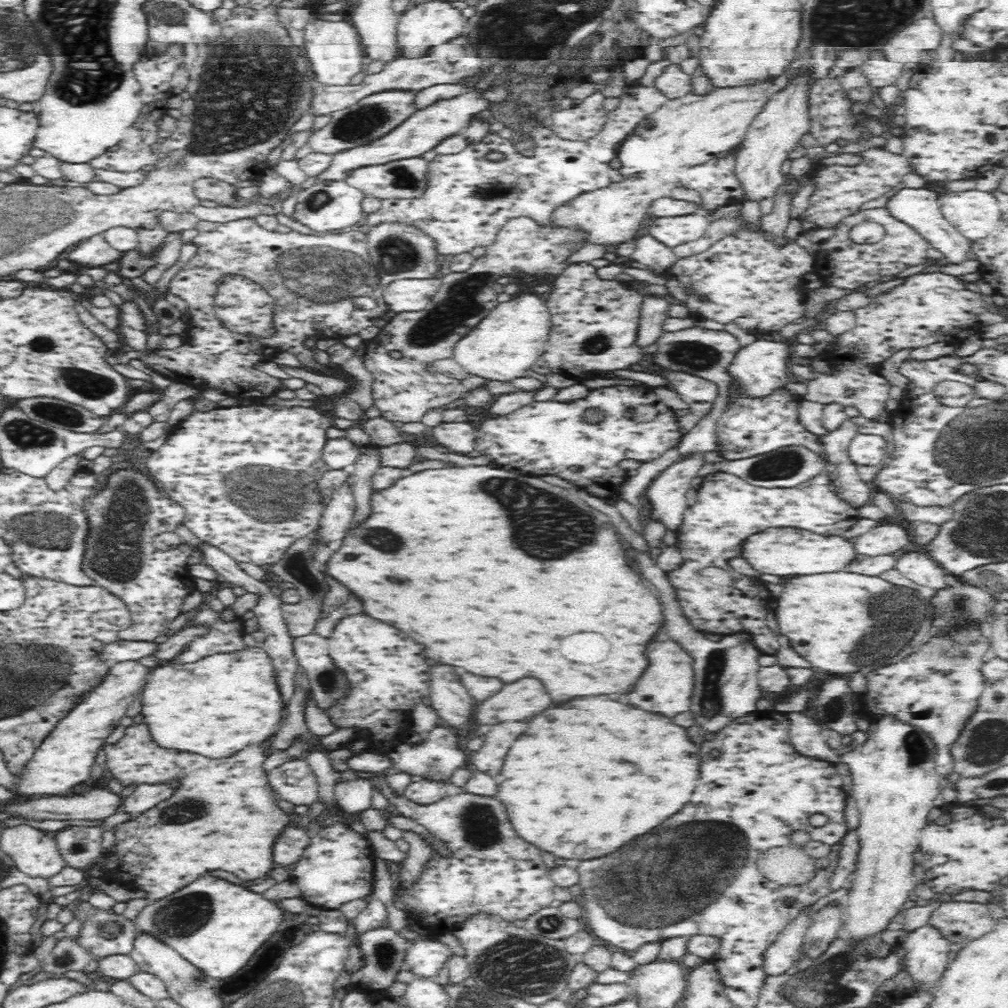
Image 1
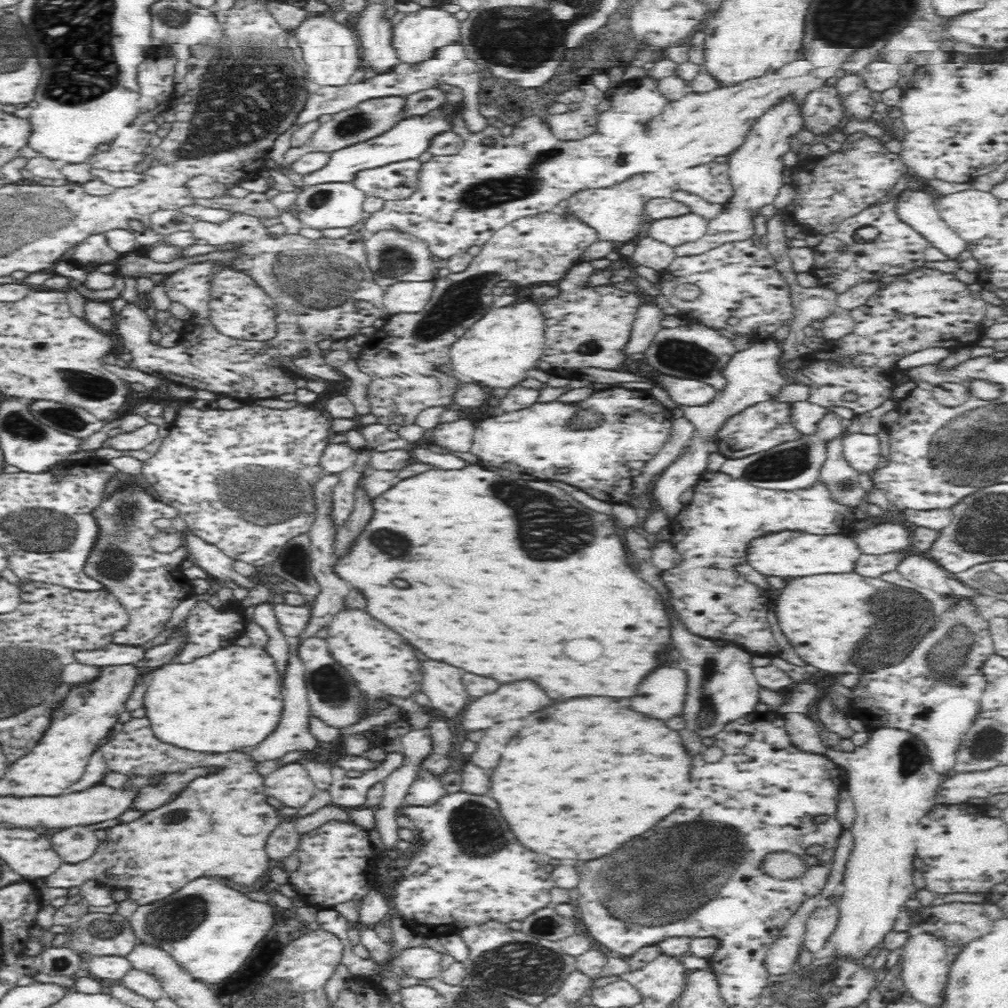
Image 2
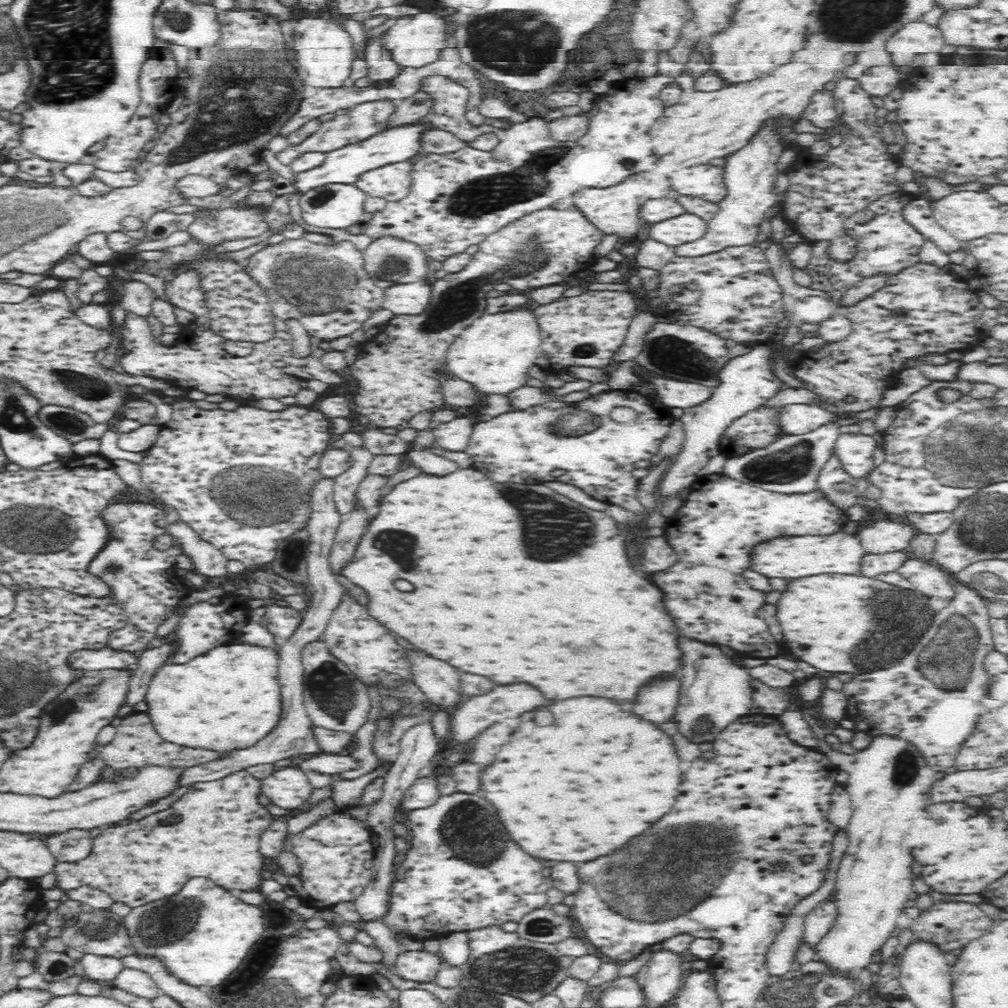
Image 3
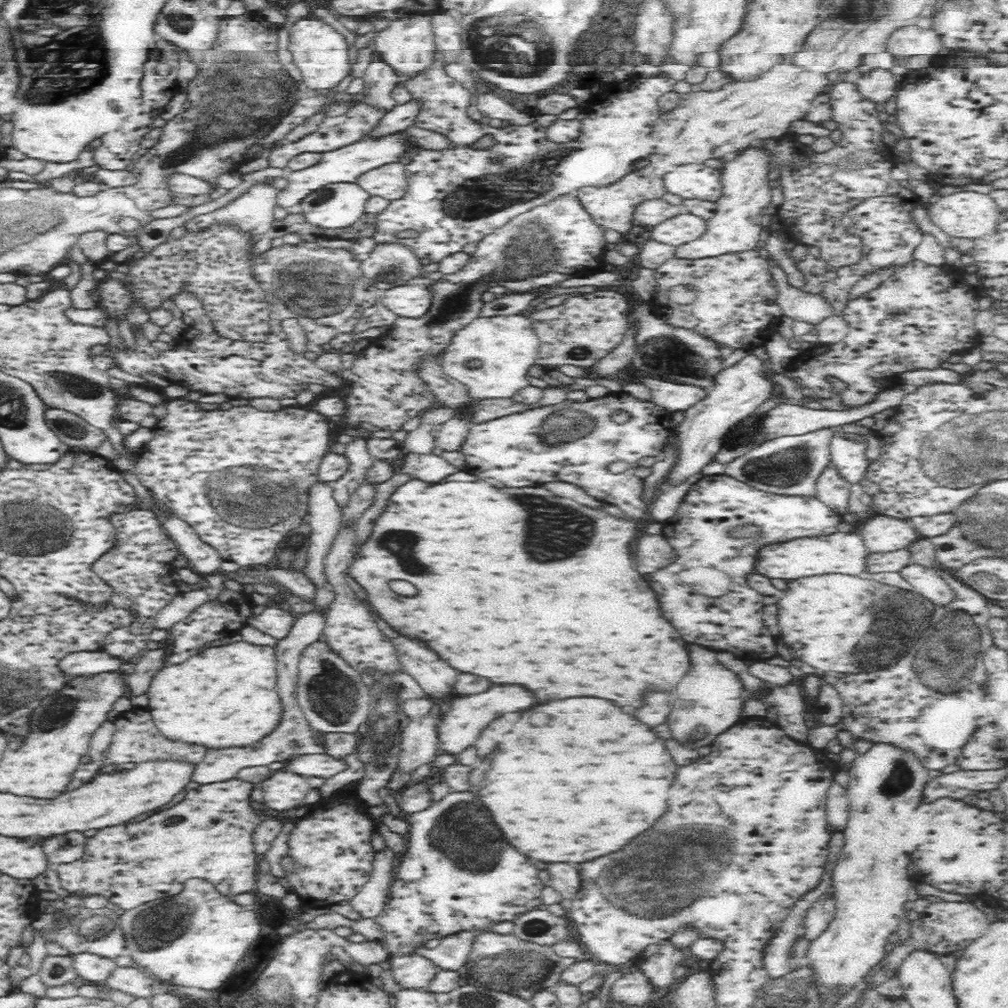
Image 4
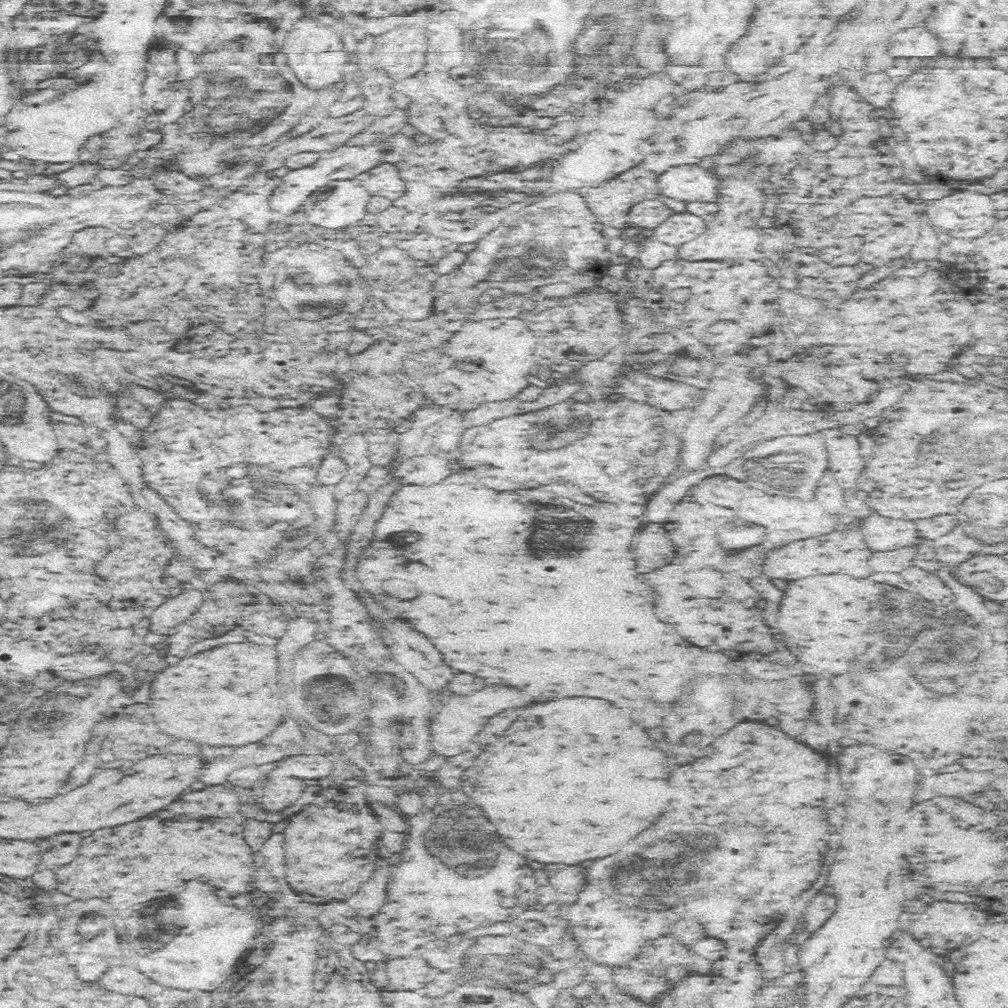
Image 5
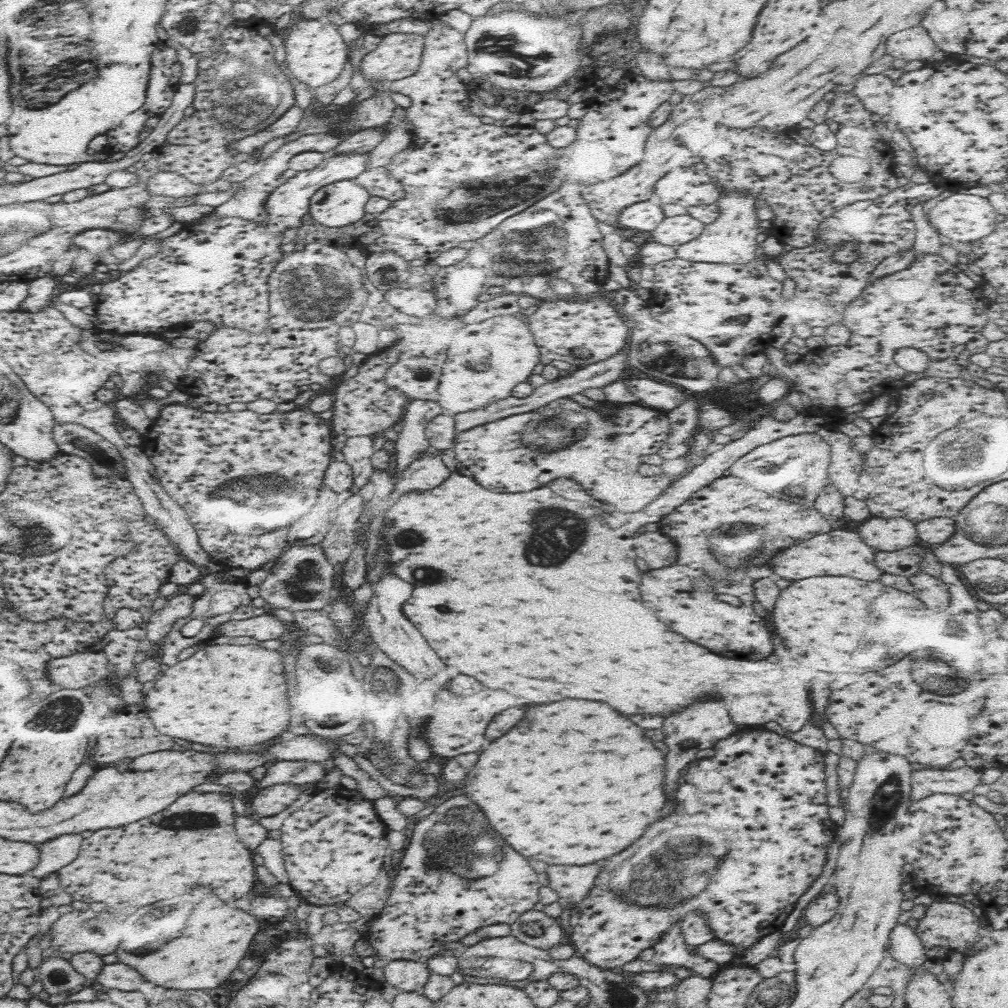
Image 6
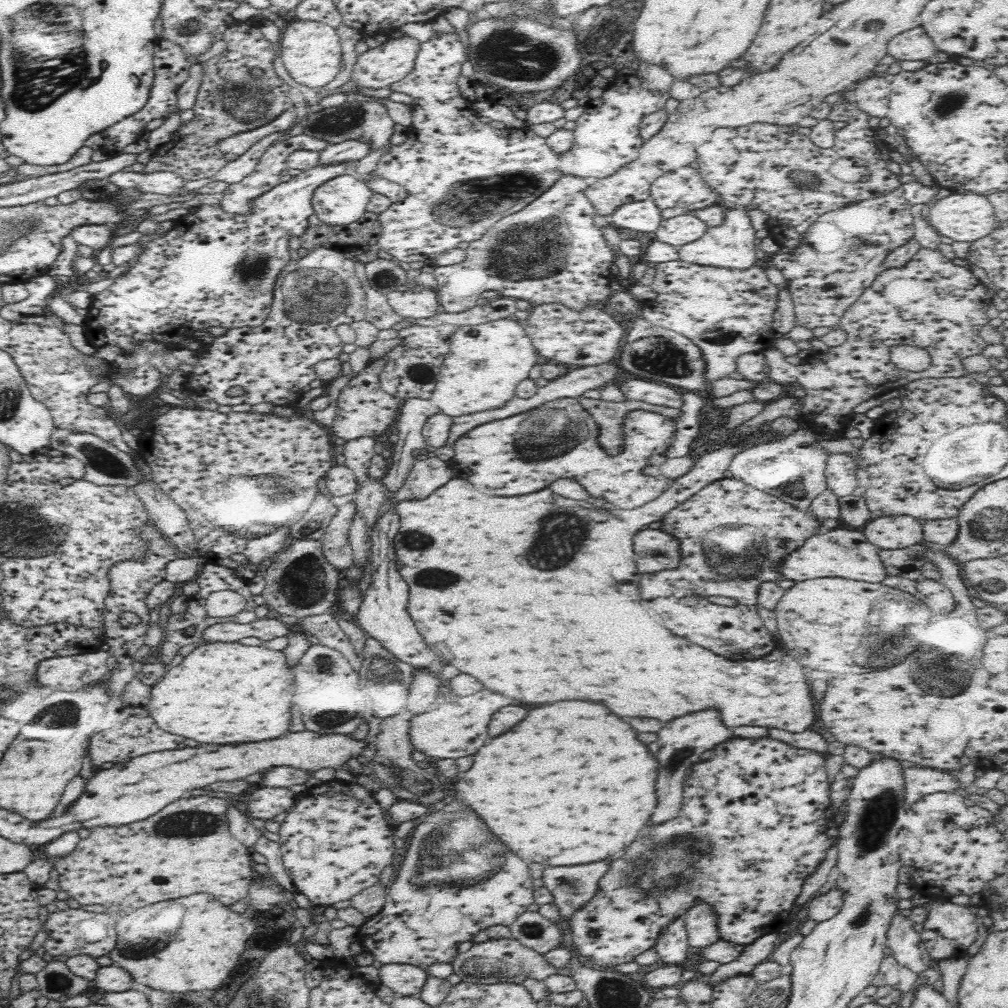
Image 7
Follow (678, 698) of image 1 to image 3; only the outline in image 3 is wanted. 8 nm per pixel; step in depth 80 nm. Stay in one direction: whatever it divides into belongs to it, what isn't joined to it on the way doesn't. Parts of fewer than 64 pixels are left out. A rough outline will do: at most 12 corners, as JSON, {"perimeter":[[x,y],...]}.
{"perimeter":[[676,680],[654,682],[632,712],[652,724],[674,716]]}

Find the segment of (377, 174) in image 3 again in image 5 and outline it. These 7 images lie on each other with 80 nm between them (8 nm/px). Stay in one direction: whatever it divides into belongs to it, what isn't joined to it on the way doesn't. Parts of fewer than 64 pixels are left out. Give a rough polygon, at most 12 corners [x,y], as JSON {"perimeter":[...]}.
{"perimeter":[[384,160],[355,179],[371,196],[406,193],[397,169]]}

